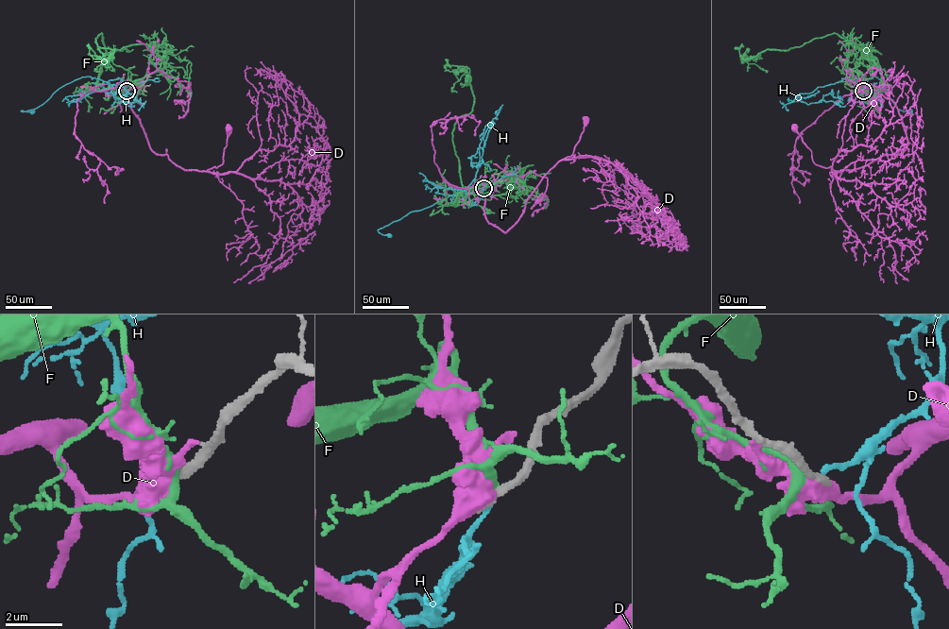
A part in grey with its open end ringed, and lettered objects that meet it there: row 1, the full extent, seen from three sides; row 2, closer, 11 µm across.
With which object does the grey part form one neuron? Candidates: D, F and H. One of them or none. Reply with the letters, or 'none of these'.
none of these

